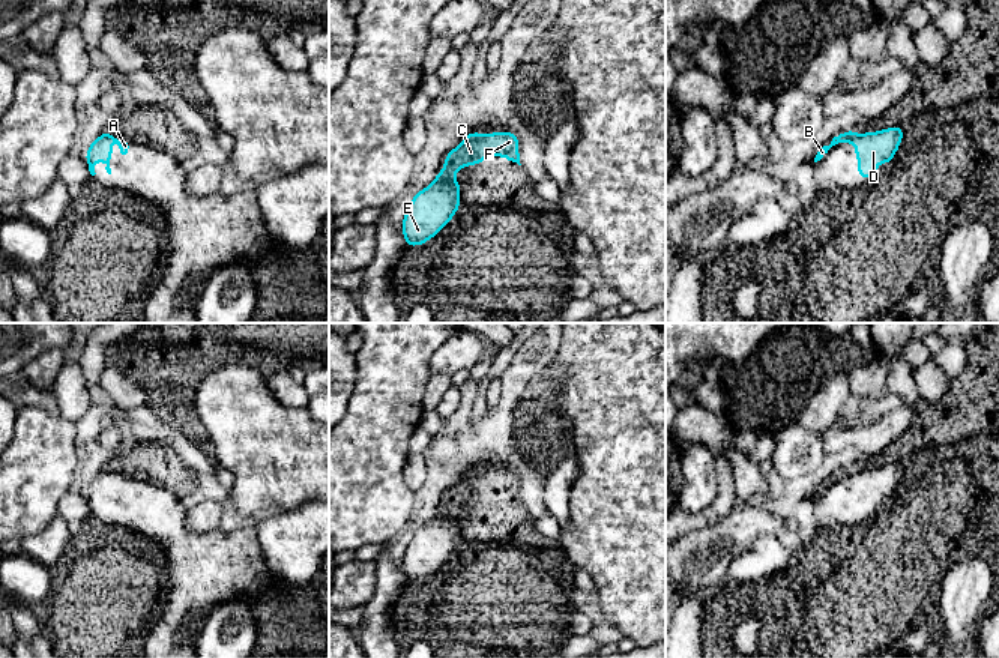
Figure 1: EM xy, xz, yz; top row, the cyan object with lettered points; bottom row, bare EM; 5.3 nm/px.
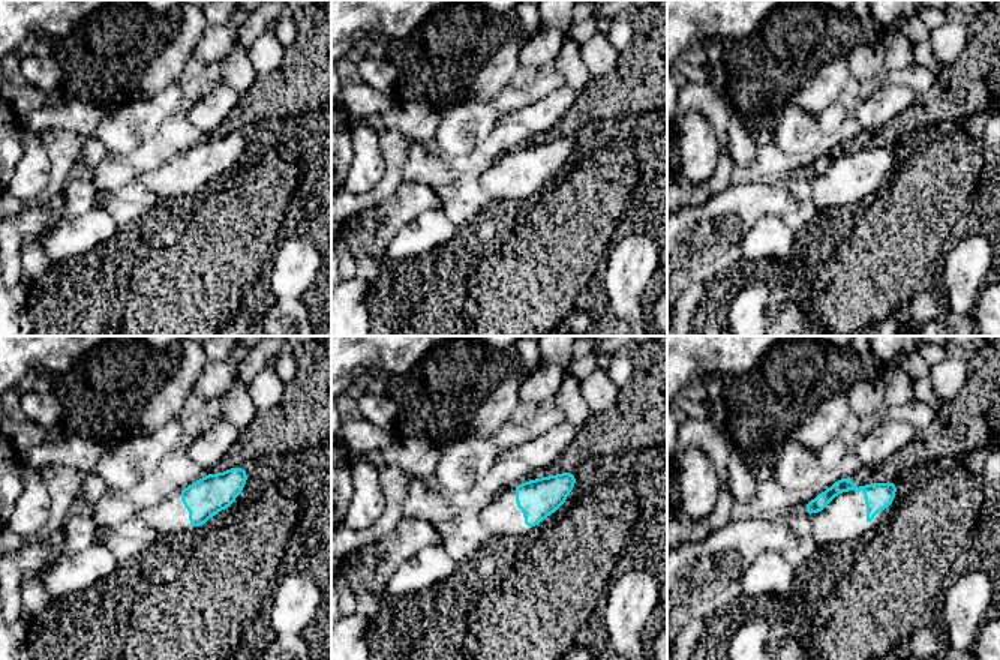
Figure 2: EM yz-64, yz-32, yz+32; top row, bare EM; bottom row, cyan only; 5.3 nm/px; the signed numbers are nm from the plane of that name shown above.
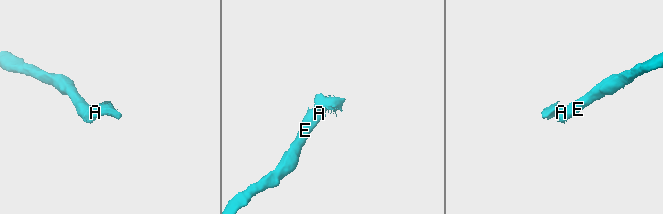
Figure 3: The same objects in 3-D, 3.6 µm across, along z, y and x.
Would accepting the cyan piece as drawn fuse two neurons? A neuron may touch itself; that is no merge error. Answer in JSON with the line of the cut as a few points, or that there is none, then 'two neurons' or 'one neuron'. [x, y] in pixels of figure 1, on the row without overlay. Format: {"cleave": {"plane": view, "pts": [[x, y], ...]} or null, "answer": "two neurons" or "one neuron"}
{"cleave": {"plane": "yz", "pts": [[858, 472], [842, 476]]}, "answer": "two neurons"}

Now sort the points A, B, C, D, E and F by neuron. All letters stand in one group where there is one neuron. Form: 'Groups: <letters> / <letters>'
Groups: A D E / B C F

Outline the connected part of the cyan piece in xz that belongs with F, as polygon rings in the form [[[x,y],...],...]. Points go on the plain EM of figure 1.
[[[505,467],[503,470],[476,470],[470,469],[452,488],[445,494],[443,511],[448,514],[472,500],[482,500],[485,493],[506,493],[509,499],[520,500],[517,482],[518,475]]]

